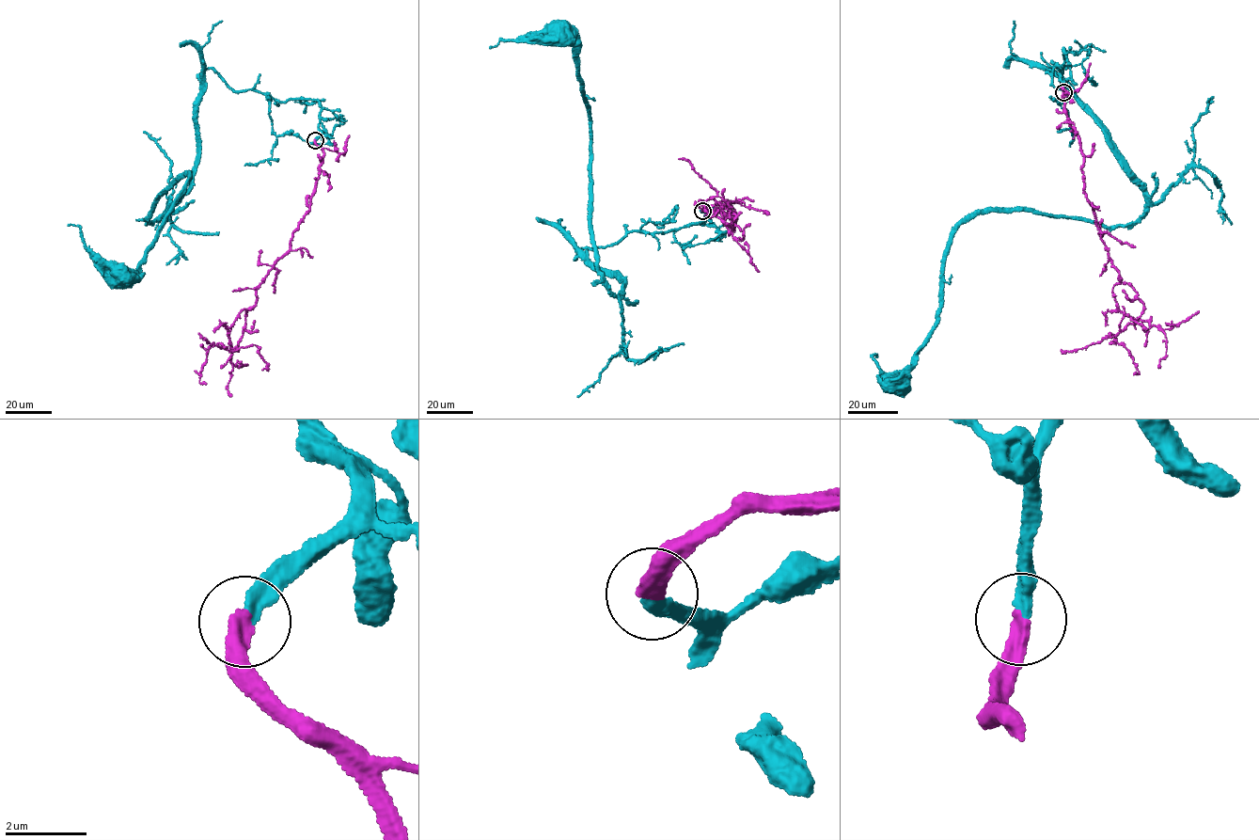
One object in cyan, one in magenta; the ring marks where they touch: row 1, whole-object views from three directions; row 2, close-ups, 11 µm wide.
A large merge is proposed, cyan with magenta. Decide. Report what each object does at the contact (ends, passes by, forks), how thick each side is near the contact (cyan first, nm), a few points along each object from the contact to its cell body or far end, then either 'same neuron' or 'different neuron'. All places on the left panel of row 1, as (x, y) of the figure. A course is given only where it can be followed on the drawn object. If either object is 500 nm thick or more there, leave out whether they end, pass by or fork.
cyan ends there; magenta ends there; 360 nm thick on the cyan side, 400 nm on the other; cyan runs (315, 140), (317, 101), (197, 75), (188, 188), (150, 223), (157, 199), (190, 170), (123, 279); magenta runs (315, 140), (322, 162), (309, 210), (257, 289), (237, 348), (218, 343), (207, 353), (199, 383), (206, 384); same neuron

